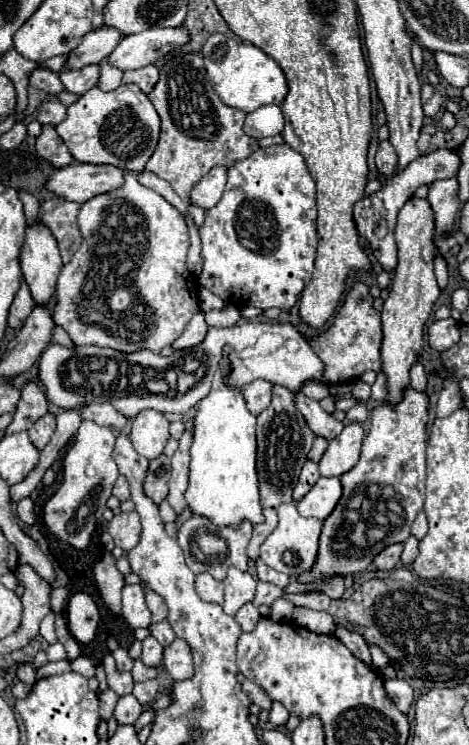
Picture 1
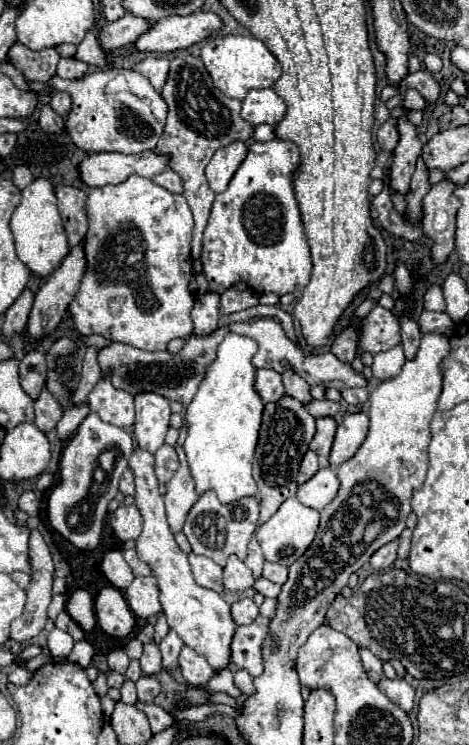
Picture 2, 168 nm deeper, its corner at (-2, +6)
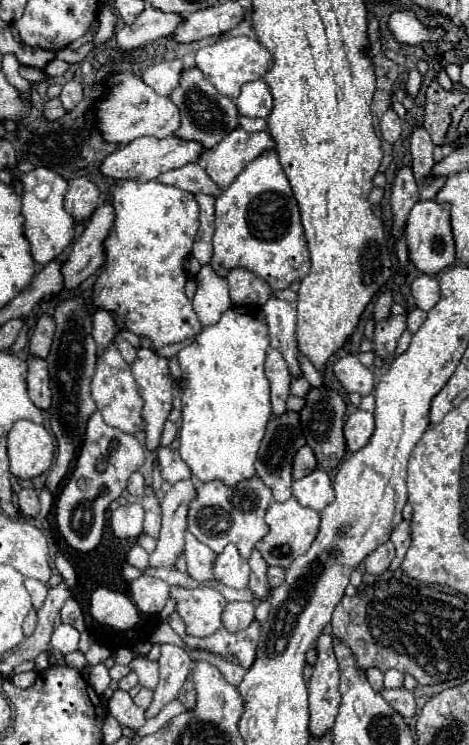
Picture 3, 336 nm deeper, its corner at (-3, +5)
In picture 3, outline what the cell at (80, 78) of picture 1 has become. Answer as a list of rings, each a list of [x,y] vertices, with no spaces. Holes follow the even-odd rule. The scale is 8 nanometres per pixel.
[[[54,59],[54,61],[50,61],[50,65],[46,65],[46,73],[50,75],[50,77],[58,77],[58,75],[64,75],[66,71],[68,71],[68,63],[66,61],[60,61],[60,59]]]

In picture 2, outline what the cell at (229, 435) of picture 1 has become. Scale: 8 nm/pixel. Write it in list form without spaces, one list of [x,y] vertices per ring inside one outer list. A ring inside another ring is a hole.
[[[225,334],[217,346],[217,358],[209,364],[205,378],[191,404],[185,410],[187,438],[183,442],[185,456],[195,478],[197,494],[213,488],[223,504],[243,496],[257,496],[257,484],[251,476],[253,452],[257,446],[263,402],[255,390],[255,368],[251,358],[257,352],[257,342],[239,334]]]

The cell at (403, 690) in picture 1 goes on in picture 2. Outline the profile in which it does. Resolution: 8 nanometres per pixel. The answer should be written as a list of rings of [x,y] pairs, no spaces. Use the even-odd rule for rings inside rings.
[[[381,678],[379,688],[381,688],[381,692],[385,692],[385,696],[389,696],[389,700],[393,700],[399,708],[403,708],[407,714],[411,712],[413,700],[415,700],[415,692],[413,692],[413,688],[411,688],[405,680],[401,680],[401,678],[395,678],[395,680]]]

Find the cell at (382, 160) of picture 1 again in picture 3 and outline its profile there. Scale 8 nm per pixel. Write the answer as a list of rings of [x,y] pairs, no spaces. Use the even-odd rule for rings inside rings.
[[[388,109],[384,113],[384,117],[380,119],[380,133],[382,133],[382,137],[388,143],[394,143],[400,137],[400,133],[402,133],[402,121],[398,119],[398,115],[392,109]]]

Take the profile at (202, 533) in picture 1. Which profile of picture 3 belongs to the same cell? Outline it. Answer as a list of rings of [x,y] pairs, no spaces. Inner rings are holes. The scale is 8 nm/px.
[[[252,477],[250,481],[242,481],[234,489],[222,485],[220,481],[210,481],[198,485],[198,495],[190,503],[188,511],[188,531],[204,545],[208,545],[214,553],[222,553],[228,543],[234,543],[244,559],[250,557],[254,545],[266,535],[264,515],[272,503],[272,493],[262,485],[260,479]]]

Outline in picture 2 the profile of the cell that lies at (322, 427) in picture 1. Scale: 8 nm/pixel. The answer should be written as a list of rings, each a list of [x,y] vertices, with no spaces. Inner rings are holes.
[[[285,370],[283,372],[283,386],[285,386],[287,396],[297,398],[303,404],[307,404],[311,400],[311,396],[309,396],[309,384],[297,372]]]

